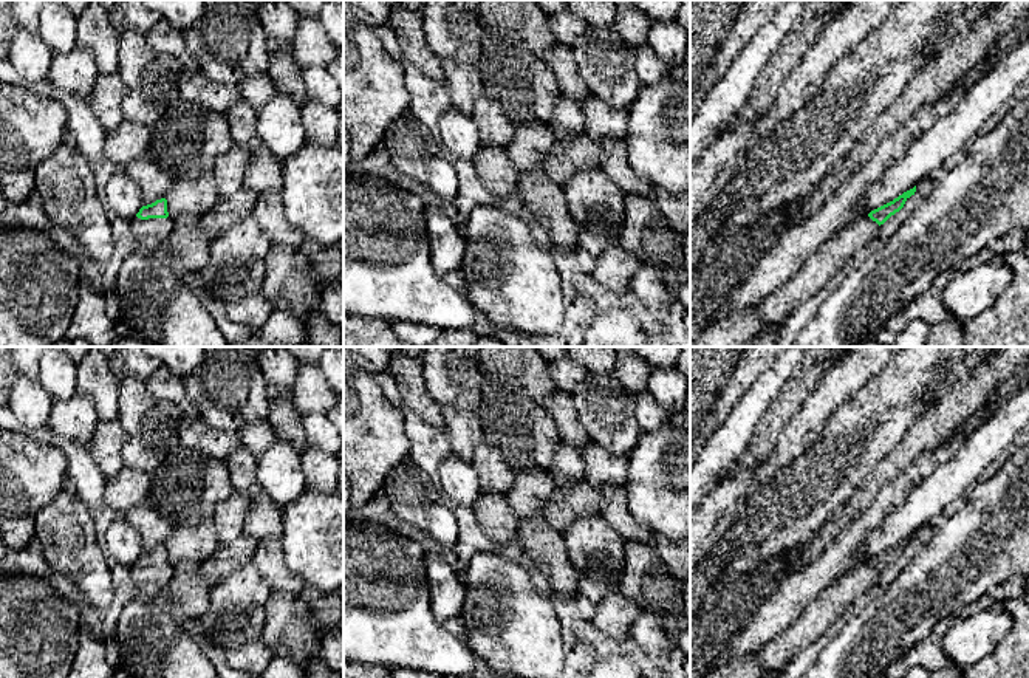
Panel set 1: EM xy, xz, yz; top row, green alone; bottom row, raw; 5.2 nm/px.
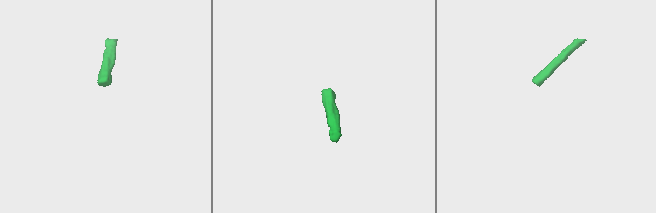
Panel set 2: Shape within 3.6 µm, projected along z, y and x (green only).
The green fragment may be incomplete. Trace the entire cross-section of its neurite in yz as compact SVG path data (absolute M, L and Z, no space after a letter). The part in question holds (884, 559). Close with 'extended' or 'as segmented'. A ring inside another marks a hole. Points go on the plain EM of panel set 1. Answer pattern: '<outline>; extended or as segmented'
M916 532L868 562L853 565L820 591L785 633L761 649L758 678L783 672L798 652L825 635L850 607L860 598L867 599L870 590L877 584L879 573L899 559L914 539Z; extended

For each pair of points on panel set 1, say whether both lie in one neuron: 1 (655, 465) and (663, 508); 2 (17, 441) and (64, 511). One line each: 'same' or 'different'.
1: same
2: different

